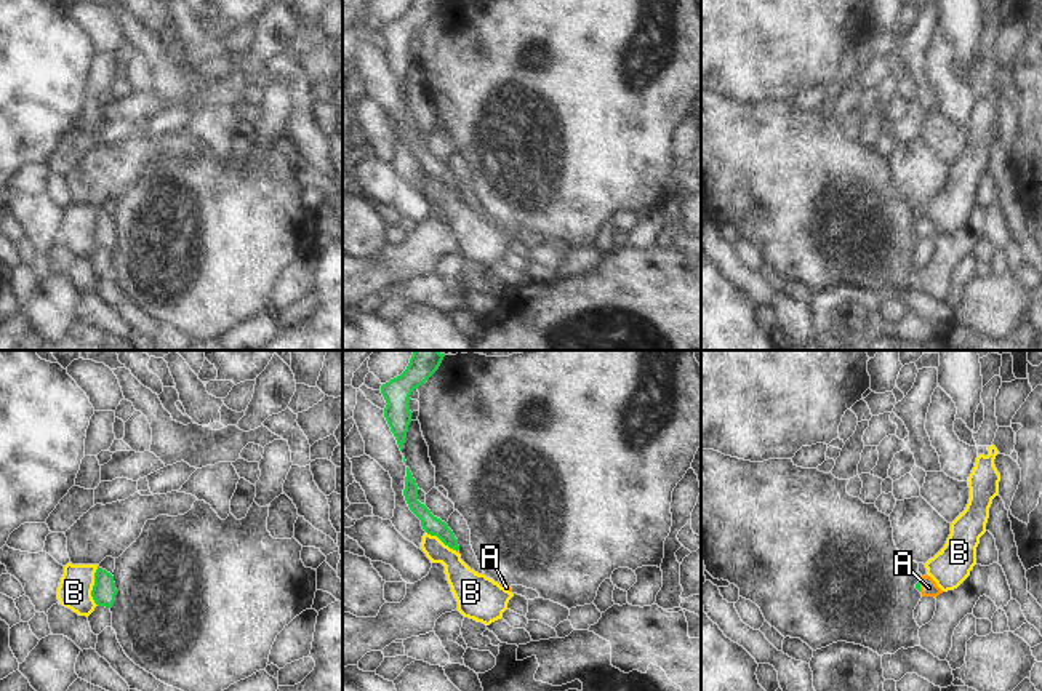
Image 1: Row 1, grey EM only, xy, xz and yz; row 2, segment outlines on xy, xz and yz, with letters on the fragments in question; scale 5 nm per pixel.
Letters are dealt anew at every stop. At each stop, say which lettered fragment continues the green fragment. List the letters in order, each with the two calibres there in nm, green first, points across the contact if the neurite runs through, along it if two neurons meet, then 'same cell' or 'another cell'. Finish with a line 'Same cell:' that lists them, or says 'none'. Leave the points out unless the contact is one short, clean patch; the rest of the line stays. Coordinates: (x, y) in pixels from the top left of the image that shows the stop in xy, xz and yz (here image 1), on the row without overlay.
A: calibres 30 and 90 nm; way yz (917, 227), (919, 227), (929, 229); same cell
B: calibres 120 and 170 nm; another cell
Same cell: A

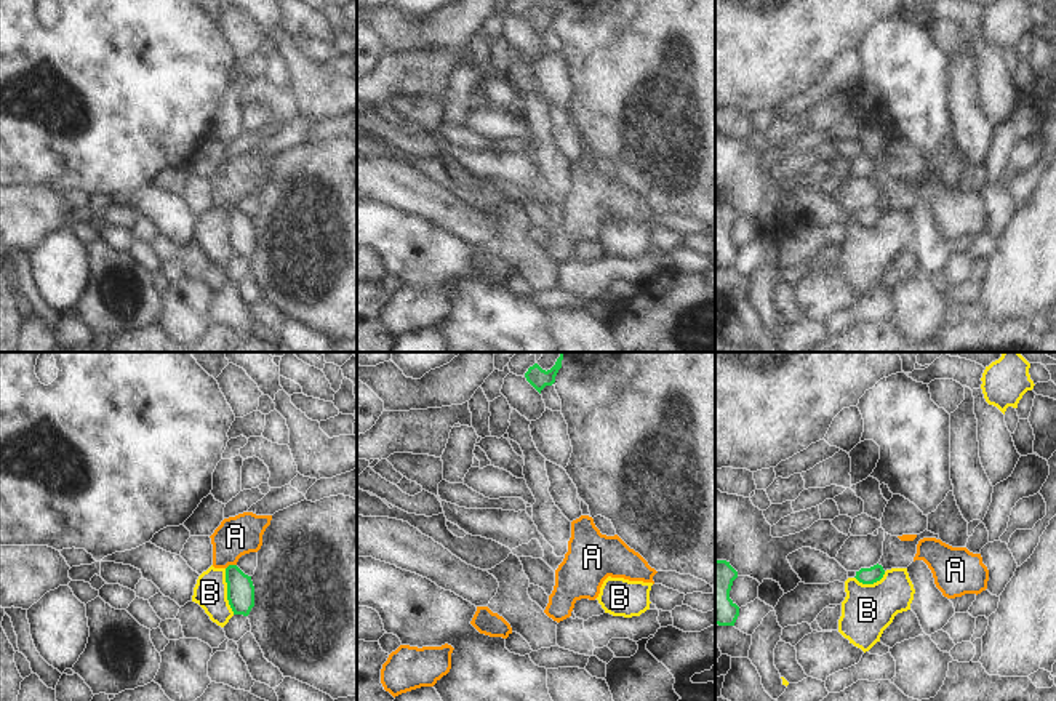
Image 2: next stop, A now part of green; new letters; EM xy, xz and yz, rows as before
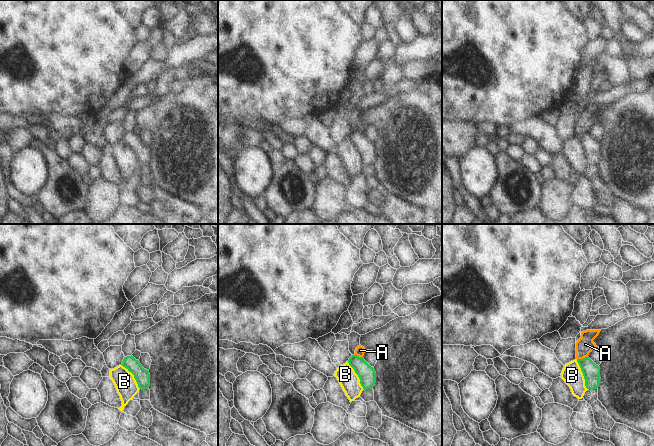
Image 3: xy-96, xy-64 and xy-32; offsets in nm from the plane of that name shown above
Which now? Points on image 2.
A: calibres 140 and 200 nm; border xy (236, 205), (226, 210); another cell
B: calibres 140 and 170 nm; another cell
Same cell: none

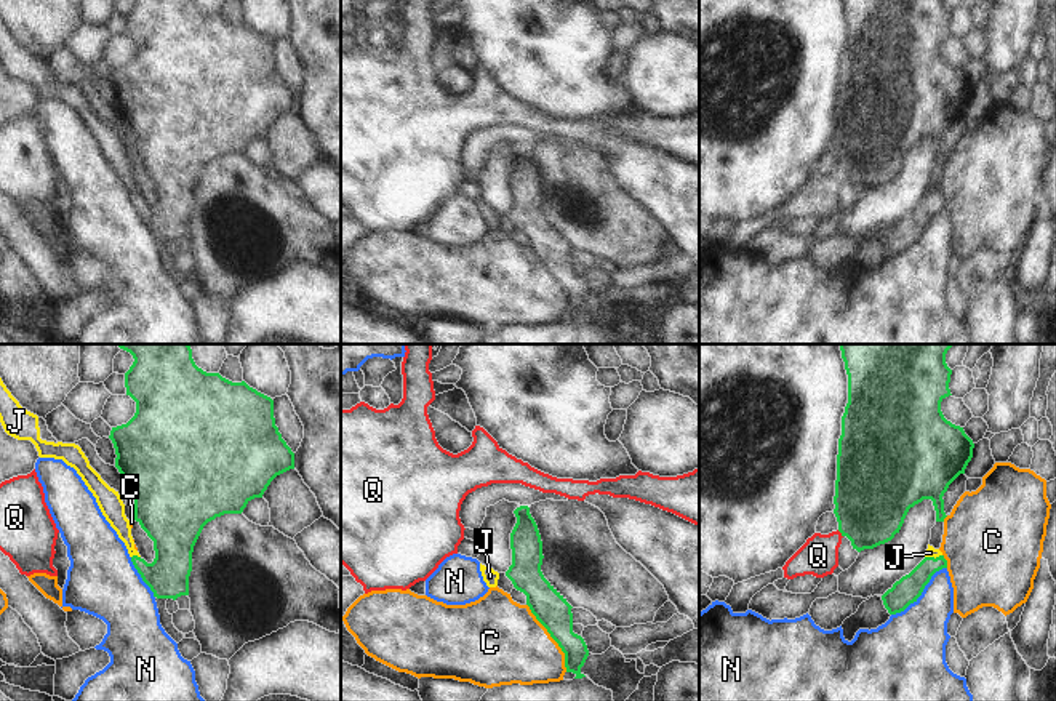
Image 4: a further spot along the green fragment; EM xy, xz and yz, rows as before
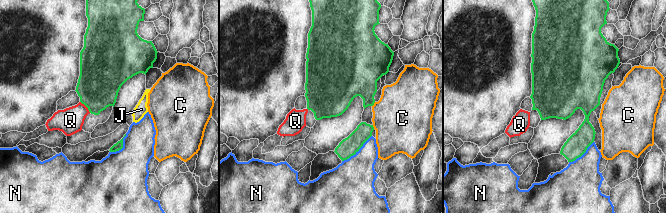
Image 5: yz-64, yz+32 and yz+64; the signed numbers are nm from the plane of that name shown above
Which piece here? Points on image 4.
C: calibres 170 and 420 nm; another cell
J: calibres 280 and 110 nm; way xy (173, 165), (154, 207), (135, 197), (114, 152); same cell
N: calibres 140 and 320 nm; border yz (946, 208), (932, 218), (912, 244), (892, 256); another cell
Q: calibres 380 and 190 nm; another cell
Same cell: J

